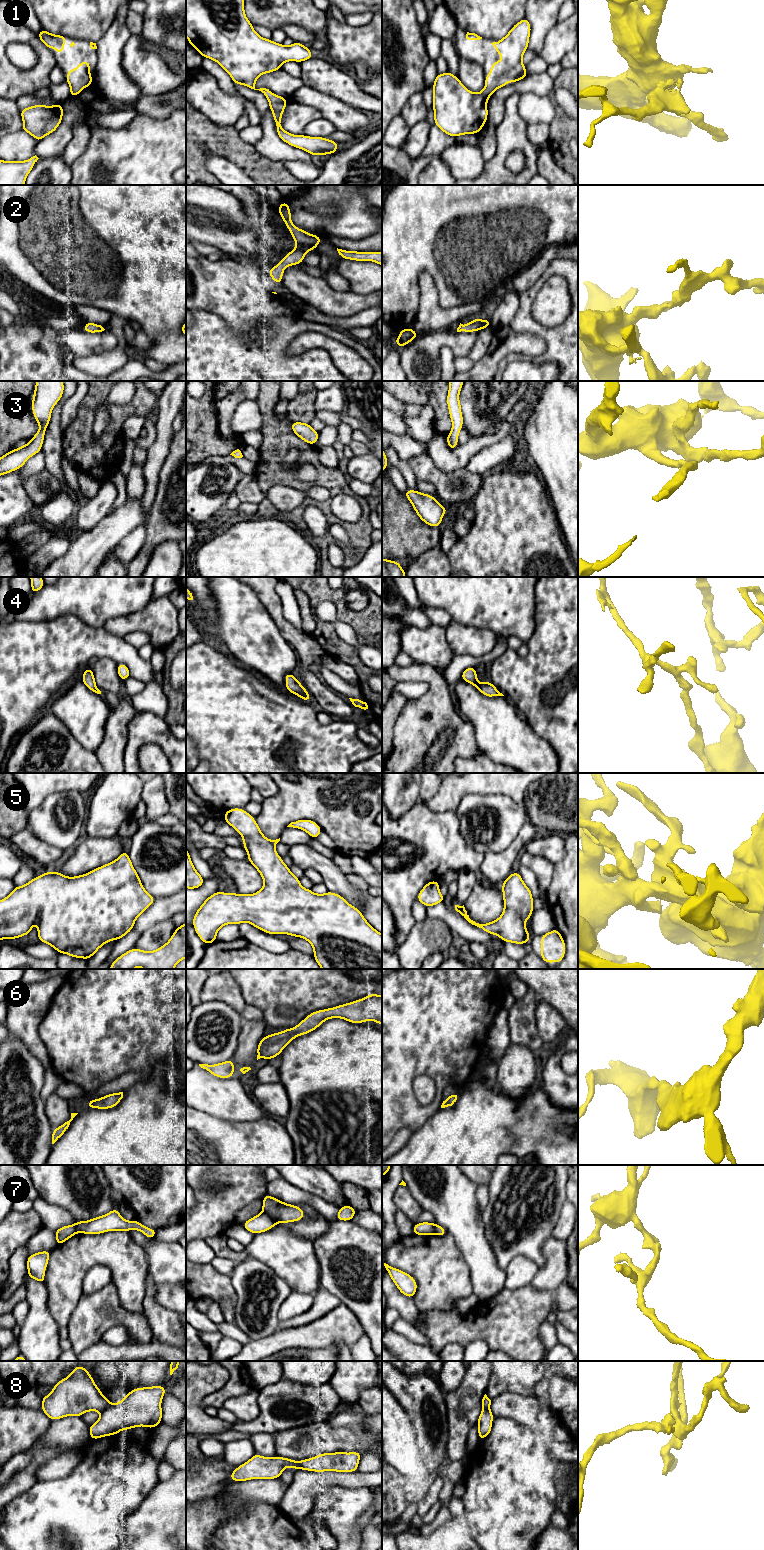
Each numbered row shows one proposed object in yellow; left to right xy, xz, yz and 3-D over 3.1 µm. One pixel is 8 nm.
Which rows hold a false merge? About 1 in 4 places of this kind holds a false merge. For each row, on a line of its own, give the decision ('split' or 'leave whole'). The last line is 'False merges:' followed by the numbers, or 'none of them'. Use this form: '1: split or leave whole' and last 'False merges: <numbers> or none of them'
1: leave whole
2: leave whole
3: leave whole
4: leave whole
5: leave whole
6: leave whole
7: split
8: split
False merges: 7, 8

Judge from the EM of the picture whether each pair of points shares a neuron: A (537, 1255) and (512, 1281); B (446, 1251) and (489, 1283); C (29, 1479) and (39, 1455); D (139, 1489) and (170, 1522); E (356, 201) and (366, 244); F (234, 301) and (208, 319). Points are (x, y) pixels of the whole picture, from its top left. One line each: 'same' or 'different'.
A: different
B: different
C: same
D: different
E: different
F: different

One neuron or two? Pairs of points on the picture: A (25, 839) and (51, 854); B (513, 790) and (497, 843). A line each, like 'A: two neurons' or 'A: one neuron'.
A: one neuron
B: two neurons

